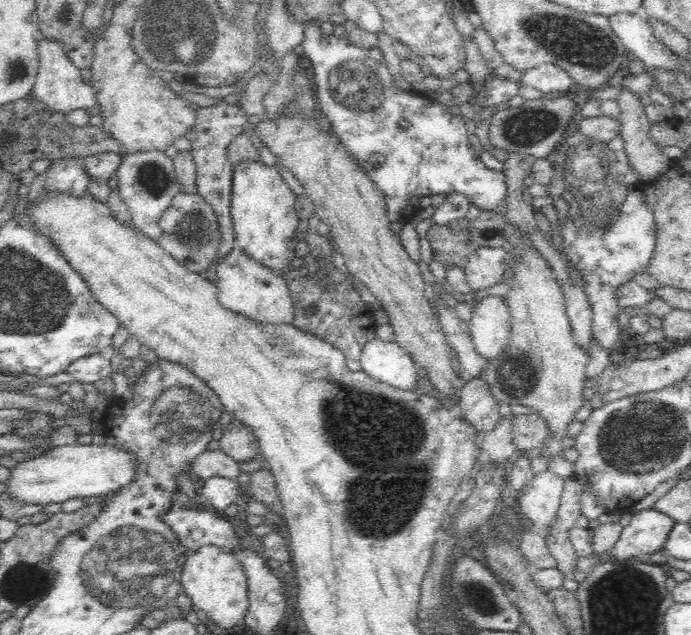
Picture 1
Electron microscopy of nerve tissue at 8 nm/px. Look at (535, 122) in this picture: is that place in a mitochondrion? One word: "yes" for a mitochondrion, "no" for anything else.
yes

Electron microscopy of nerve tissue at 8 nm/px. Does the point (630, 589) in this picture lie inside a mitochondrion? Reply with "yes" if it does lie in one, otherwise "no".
yes

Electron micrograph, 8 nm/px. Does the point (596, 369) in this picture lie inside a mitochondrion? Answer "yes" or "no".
no

